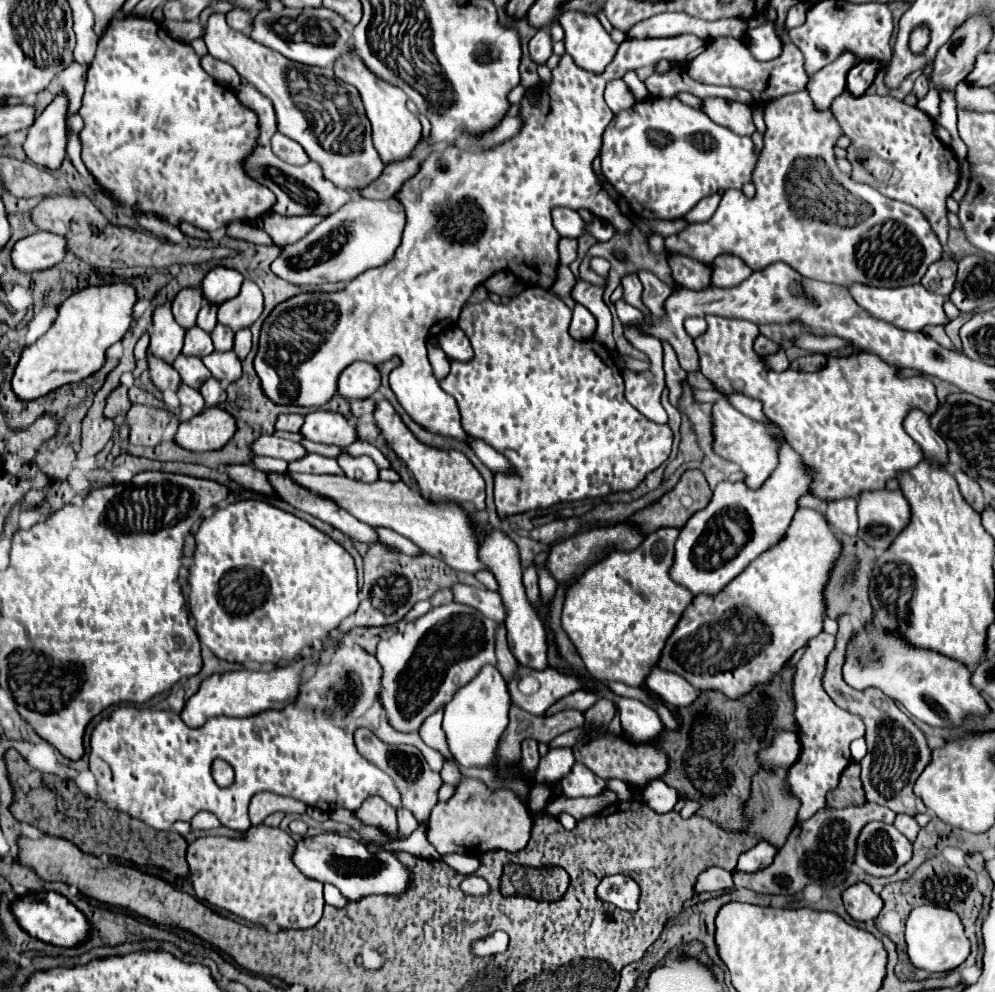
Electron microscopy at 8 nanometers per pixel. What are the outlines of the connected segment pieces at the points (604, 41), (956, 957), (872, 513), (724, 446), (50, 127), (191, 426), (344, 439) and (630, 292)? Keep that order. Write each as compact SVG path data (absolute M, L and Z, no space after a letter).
M570 10L560 14L558 22L566 32L566 52L574 58L574 62L594 74L606 70L618 50L618 42L610 38L600 20L592 14Z
M920 906L914 908L906 920L906 950L914 968L926 972L950 972L968 958L970 942L964 934L960 918L952 910L938 906Z
M882 488L874 492L862 492L858 502L858 538L870 548L884 552L906 528L910 516L910 504L900 490L894 492Z
M716 394L716 396L718 396L718 404L714 404L714 412L712 412L714 452L730 462L736 462L740 470L748 476L746 484L750 488L760 488L770 478L774 468L778 466L778 448L780 448L780 442L784 440L784 434L772 422L756 422L744 416L728 402L726 396L722 394Z
M64 94L56 96L50 106L36 118L34 126L28 128L28 138L24 142L26 156L48 170L56 170L66 160L66 138L64 138Z
M204 408L188 422L180 422L174 442L190 452L222 448L236 432L236 420L222 408Z
M324 410L310 412L304 418L300 434L306 440L320 442L320 444L332 444L340 448L356 442L356 428L350 426L342 414L324 412Z
M628 274L622 278L623 299L629 304L635 306L646 316L650 316L650 310L642 303L641 294L643 286L636 274Z

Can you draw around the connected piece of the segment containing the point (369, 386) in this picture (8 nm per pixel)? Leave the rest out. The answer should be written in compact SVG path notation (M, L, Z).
M354 362L338 378L338 394L346 400L370 398L380 388L380 372L374 364Z

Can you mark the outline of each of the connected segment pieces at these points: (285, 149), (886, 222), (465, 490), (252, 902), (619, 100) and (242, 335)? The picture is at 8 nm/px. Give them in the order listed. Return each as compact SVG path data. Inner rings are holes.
M276 132L276 134L272 136L272 152L274 152L278 158L282 158L284 162L288 162L288 164L306 164L306 162L310 160L308 154L304 152L304 148L302 148L298 142L286 138L286 136L280 134L280 132Z
M806 90L772 100L766 106L764 118L768 130L764 136L760 162L754 170L756 196L746 198L740 190L728 190L722 194L722 200L708 222L690 224L682 232L666 238L666 250L678 252L667 255L672 276L678 284L693 290L712 286L710 264L720 254L734 254L742 258L752 270L762 270L774 262L784 262L810 280L844 286L860 282L866 286L882 288L918 284L928 266L942 258L942 244L934 236L928 220L920 210L904 202L886 198L872 186L856 182L838 170L834 148L838 138L842 138L842 130L838 128L838 122L828 108L814 108L814 102L810 100Z
M378 400L374 410L376 426L380 428L382 438L386 438L386 444L390 450L396 452L396 456L406 464L406 468L412 472L414 480L420 486L420 494L430 502L456 502L464 504L470 502L476 506L476 510L484 510L484 478L478 474L478 470L472 466L472 462L456 450L436 450L420 440L406 428L406 424L396 414L394 406L388 400Z
M252 826L246 830L242 838L228 836L202 836L190 844L188 862L190 862L190 882L196 886L198 900L204 900L212 906L228 910L240 916L246 922L258 926L272 926L280 930L306 930L314 926L322 918L324 898L322 898L322 882L310 880L304 876L296 864L290 860L294 854L294 838L280 828L270 826Z
M622 78L608 82L606 86L606 104L610 106L610 110L614 114L622 112L622 110L630 110L636 104L634 94L630 92L630 88L626 86L626 82Z
M250 328L238 330L238 332L236 332L236 338L234 338L234 352L240 356L240 360L244 360L246 354L250 352L250 344L252 344Z

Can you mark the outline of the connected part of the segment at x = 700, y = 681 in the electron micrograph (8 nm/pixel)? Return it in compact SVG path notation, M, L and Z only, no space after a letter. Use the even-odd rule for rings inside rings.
M800 508L786 538L782 538L778 546L758 556L758 560L754 560L742 576L736 576L722 588L718 596L696 596L692 600L668 638L658 666L682 674L698 690L720 690L728 698L740 698L748 694L754 684L768 682L798 648L822 632L826 616L824 588L840 552L842 544L832 534L824 514L812 508ZM734 610L752 610L772 634L772 642L764 646L760 654L740 664L736 664L734 654L708 654L708 626L720 622Z

